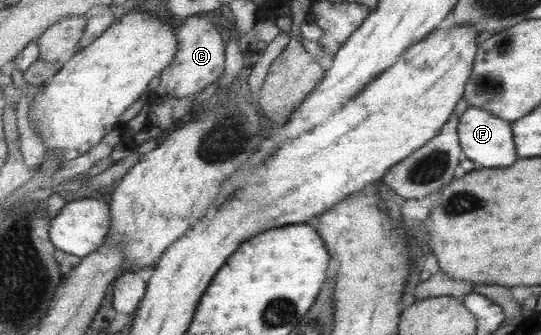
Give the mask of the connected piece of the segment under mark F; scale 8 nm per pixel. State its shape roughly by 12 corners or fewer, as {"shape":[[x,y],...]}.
{"shape":[[479,106],[460,117],[460,142],[477,168],[520,159],[512,122]]}

